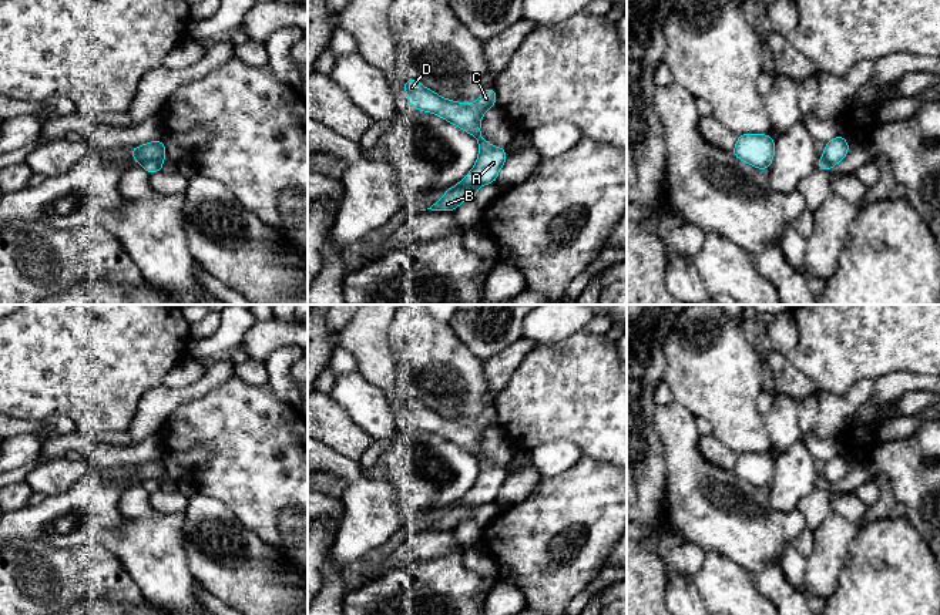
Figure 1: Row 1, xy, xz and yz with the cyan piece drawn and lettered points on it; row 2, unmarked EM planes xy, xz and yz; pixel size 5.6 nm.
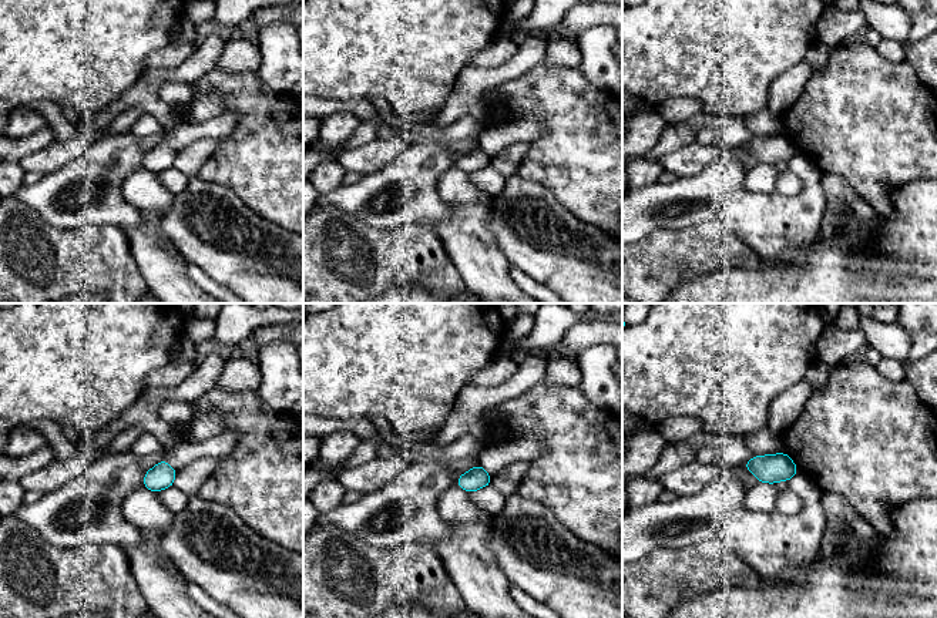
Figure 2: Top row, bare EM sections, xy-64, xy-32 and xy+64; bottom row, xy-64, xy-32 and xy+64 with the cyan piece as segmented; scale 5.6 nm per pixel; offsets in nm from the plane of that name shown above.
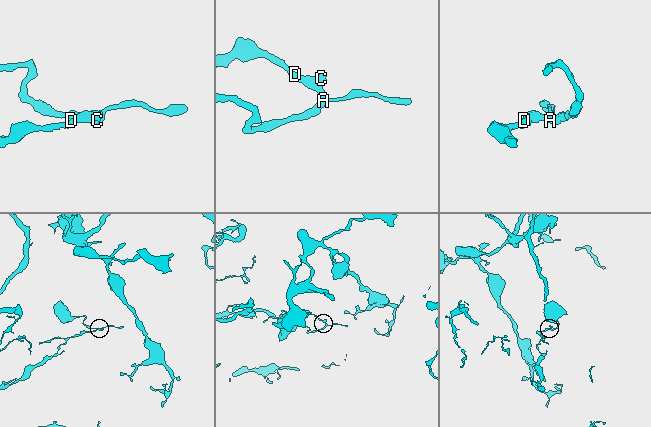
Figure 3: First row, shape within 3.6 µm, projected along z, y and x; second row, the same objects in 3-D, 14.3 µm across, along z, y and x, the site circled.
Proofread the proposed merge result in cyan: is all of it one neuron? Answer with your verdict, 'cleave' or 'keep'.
cleave

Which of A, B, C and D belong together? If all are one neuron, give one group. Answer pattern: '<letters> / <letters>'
A C D / B

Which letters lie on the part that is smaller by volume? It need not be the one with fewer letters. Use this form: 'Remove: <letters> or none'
Remove: B

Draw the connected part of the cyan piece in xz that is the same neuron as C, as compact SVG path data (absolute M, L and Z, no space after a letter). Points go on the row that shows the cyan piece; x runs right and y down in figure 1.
M406 78L406 97L412 108L436 114L443 120L471 134L479 141L479 158L471 171L460 181L469 188L480 188L496 182L498 171L504 165L506 148L493 147L480 135L483 114L496 105L496 88L487 88L474 104L463 104L440 97L416 80Z

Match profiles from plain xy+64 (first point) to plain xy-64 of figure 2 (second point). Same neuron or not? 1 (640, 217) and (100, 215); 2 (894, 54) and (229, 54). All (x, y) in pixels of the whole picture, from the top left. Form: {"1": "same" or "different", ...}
{"1": "same", "2": "same"}

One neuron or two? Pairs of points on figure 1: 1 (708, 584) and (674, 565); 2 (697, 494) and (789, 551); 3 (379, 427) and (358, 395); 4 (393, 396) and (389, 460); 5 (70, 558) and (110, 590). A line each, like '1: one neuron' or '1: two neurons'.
1: one neuron
2: two neurons
3: one neuron
4: two neurons
5: one neuron

